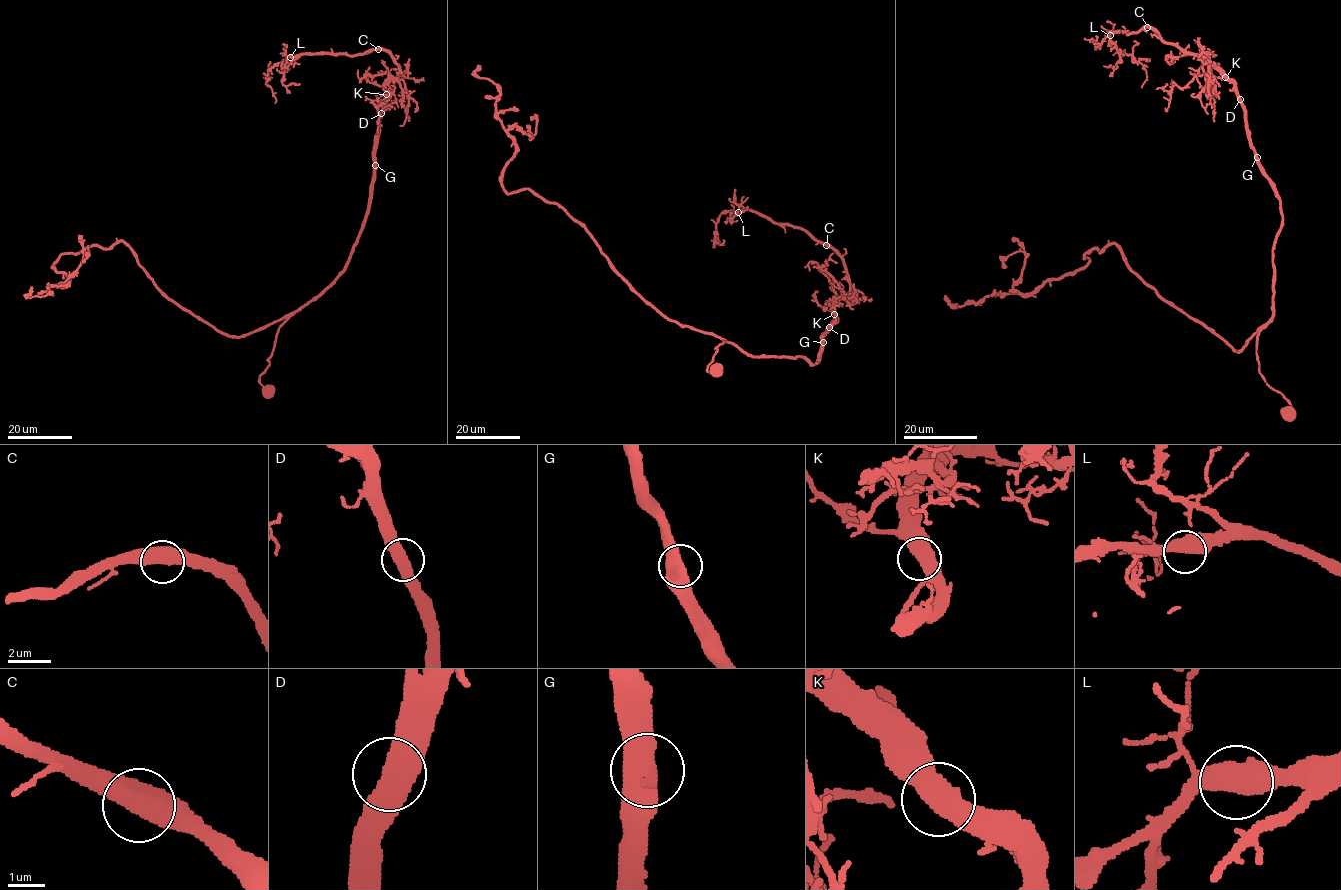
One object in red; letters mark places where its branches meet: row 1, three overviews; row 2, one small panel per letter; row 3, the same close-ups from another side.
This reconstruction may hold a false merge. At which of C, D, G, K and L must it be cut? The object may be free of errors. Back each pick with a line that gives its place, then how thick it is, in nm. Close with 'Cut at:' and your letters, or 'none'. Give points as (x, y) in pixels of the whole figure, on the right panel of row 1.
Cut at: none

